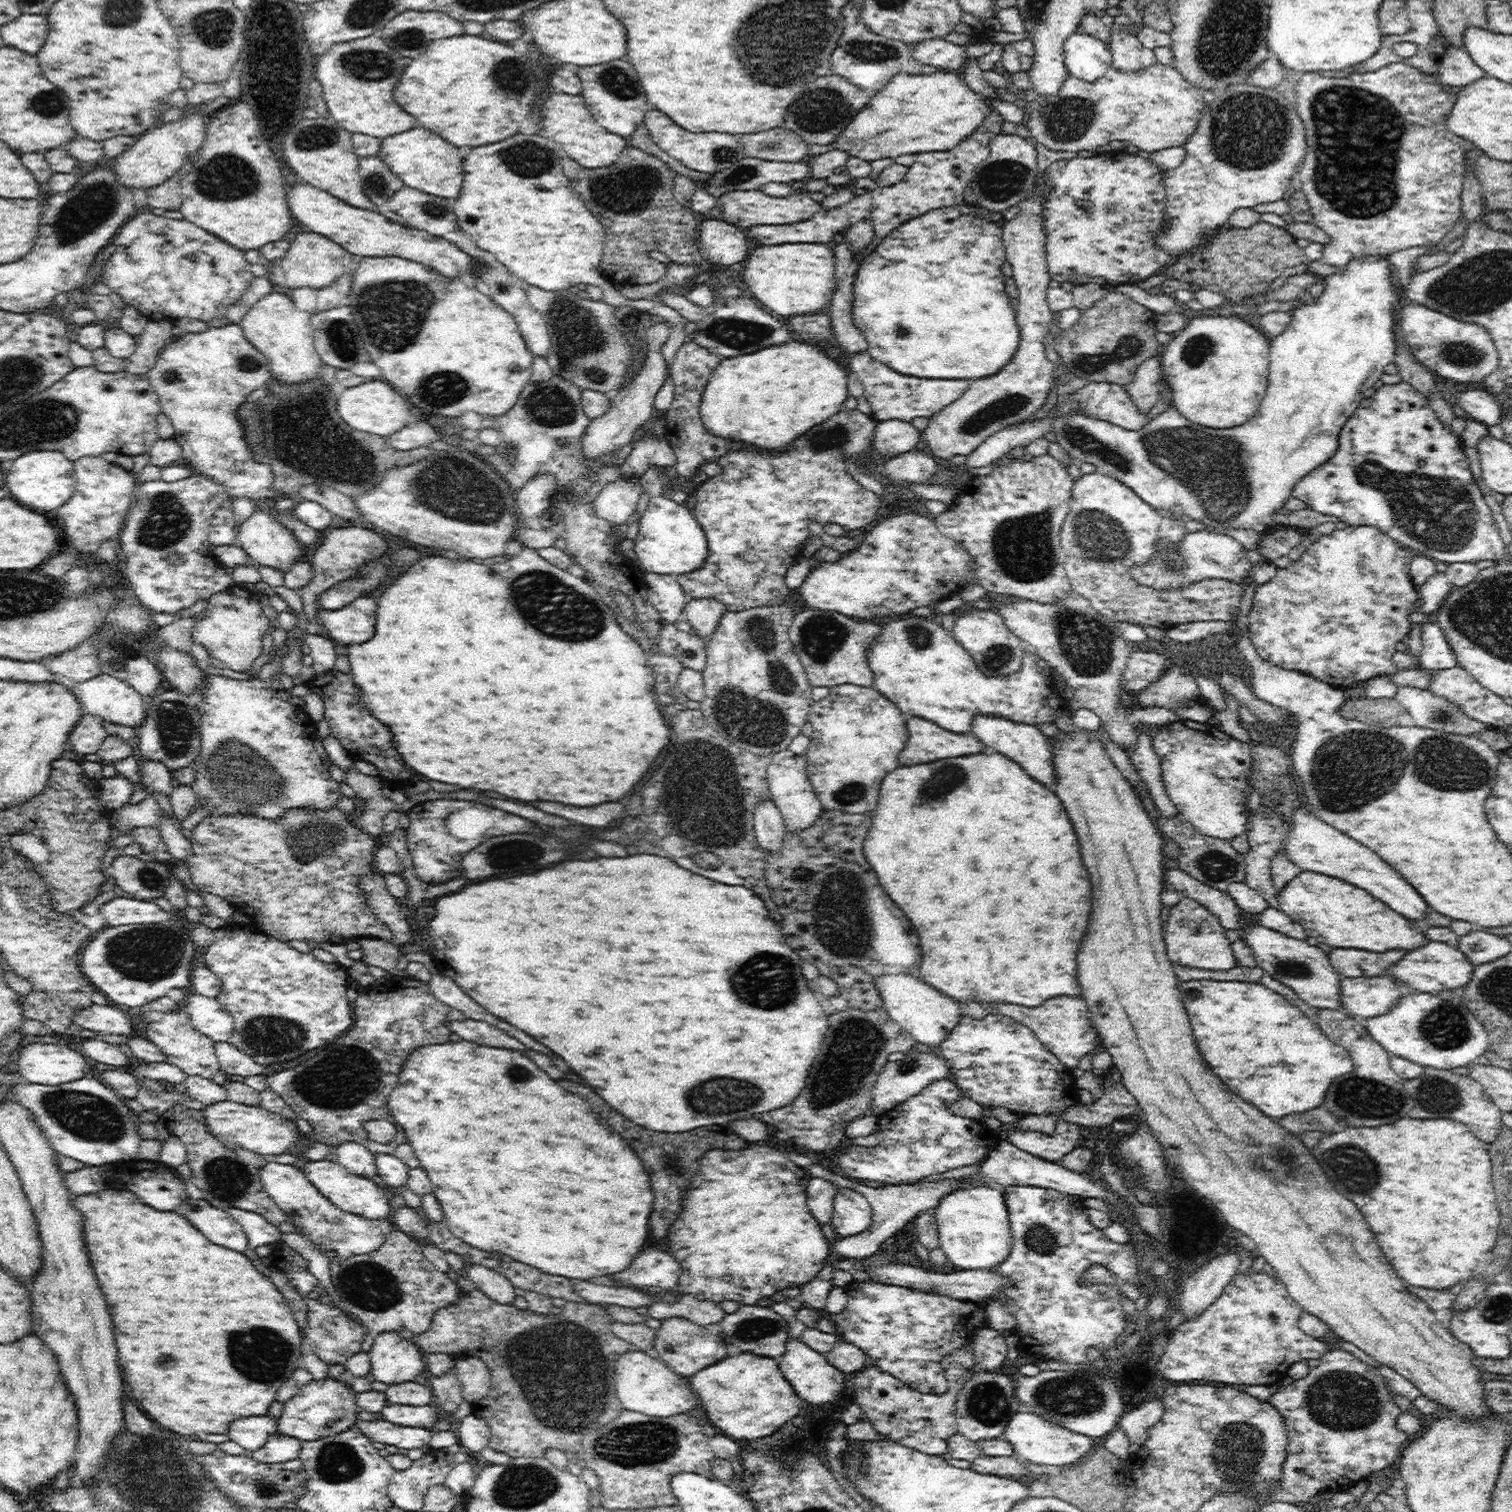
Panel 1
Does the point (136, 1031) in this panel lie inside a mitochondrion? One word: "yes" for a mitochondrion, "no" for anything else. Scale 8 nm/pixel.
no

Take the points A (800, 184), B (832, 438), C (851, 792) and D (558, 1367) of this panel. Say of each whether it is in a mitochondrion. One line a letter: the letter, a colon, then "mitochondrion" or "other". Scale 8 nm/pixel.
A: other
B: mitochondrion
C: mitochondrion
D: mitochondrion

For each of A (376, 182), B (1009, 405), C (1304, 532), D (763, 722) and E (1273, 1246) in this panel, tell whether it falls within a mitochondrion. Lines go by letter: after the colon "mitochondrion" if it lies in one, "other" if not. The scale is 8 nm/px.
A: mitochondrion
B: mitochondrion
C: other
D: mitochondrion
E: other

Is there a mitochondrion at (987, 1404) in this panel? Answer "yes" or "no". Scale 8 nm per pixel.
yes

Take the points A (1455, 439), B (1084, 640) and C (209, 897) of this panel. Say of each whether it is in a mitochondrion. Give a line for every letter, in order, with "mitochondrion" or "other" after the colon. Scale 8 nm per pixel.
A: other
B: mitochondrion
C: other

